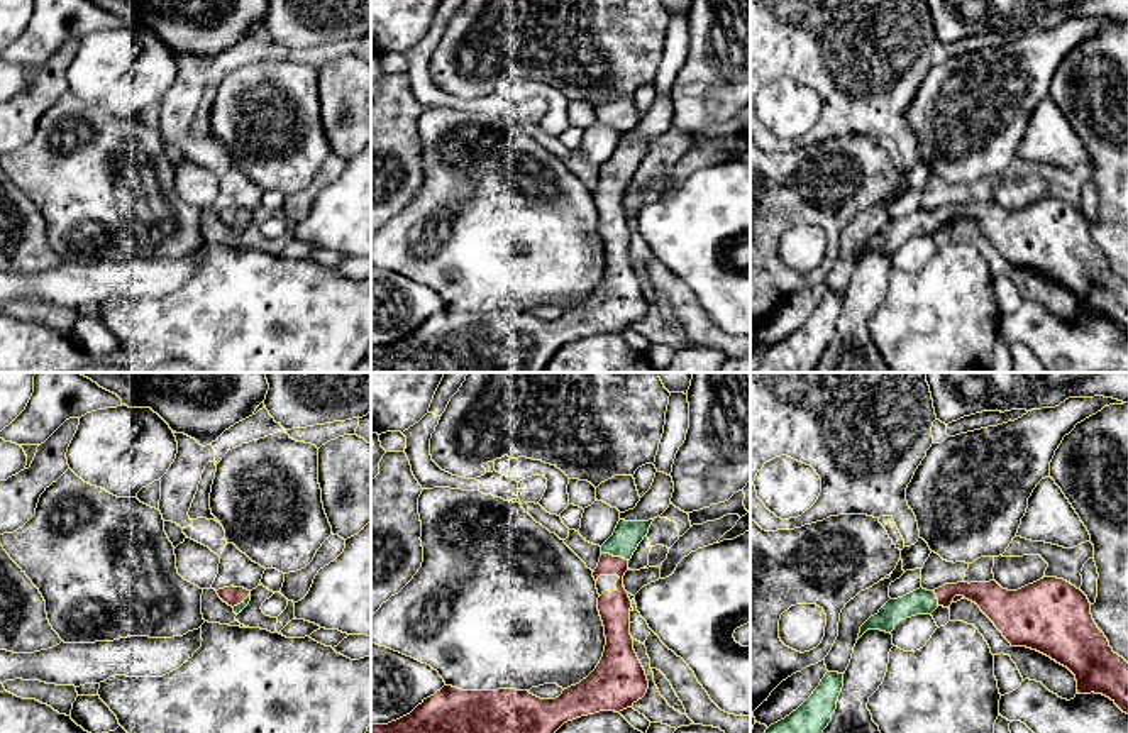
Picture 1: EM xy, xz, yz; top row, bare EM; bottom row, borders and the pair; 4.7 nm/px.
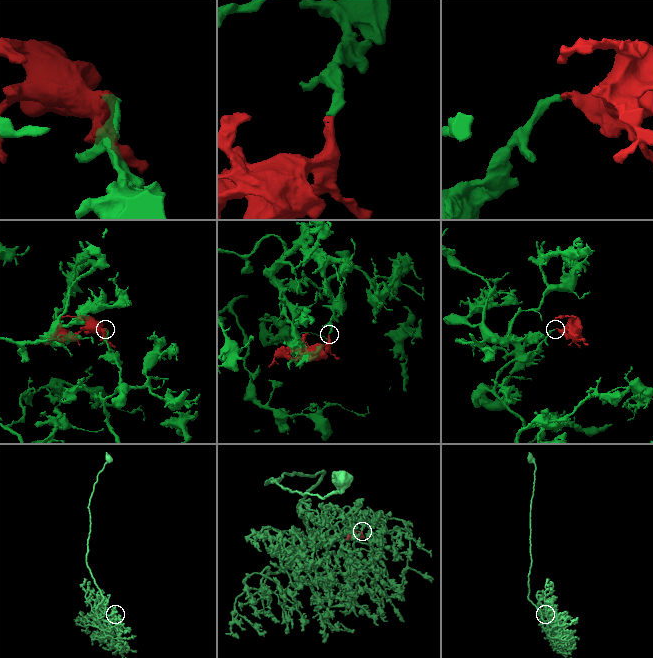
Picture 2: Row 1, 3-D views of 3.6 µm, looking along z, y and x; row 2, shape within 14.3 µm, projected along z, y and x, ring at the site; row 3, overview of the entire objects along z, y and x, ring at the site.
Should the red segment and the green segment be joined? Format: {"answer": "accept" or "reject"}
{"answer": "accept"}

